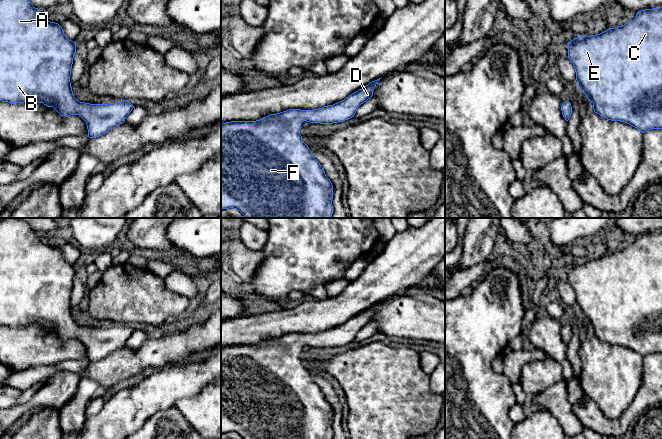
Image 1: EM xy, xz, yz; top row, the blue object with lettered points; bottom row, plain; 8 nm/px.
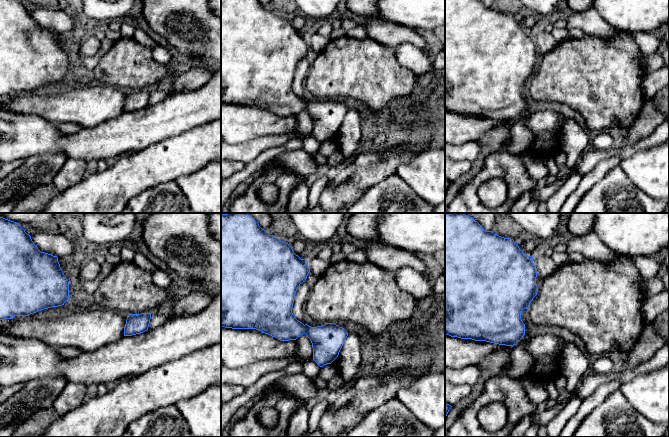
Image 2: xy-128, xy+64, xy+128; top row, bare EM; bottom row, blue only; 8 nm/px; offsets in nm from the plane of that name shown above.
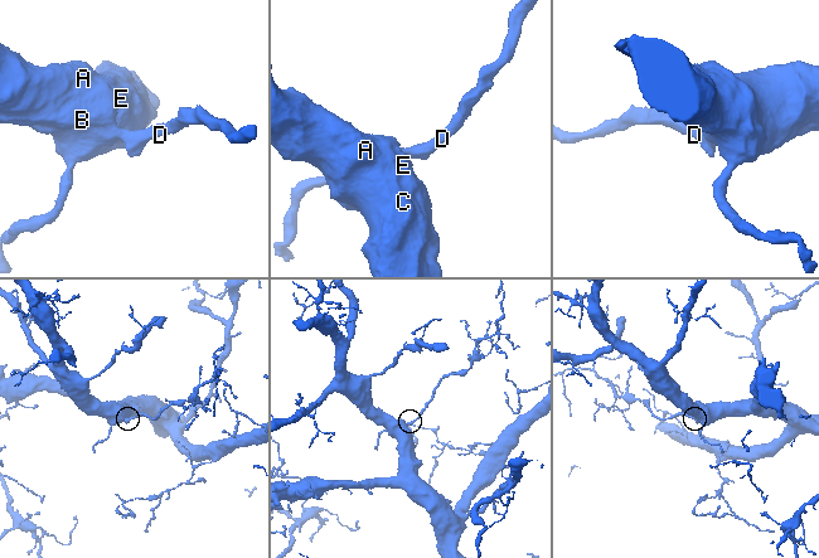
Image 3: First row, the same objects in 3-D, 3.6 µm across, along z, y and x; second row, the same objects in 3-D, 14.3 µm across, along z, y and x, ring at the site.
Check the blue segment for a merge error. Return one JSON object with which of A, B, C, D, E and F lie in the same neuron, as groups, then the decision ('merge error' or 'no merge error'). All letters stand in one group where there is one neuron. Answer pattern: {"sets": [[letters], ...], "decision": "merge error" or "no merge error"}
{"sets": [["A", "B", "C", "D", "E", "F"]], "decision": "no merge error"}

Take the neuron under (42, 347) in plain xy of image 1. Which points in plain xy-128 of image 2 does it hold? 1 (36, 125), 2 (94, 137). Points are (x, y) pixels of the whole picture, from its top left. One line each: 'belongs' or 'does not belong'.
1: does not belong
2: does not belong

